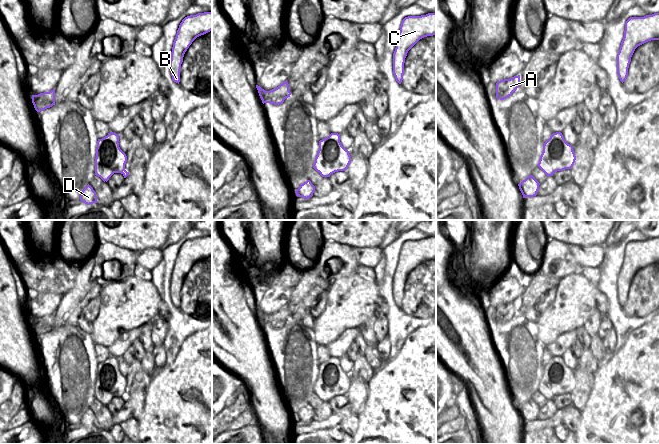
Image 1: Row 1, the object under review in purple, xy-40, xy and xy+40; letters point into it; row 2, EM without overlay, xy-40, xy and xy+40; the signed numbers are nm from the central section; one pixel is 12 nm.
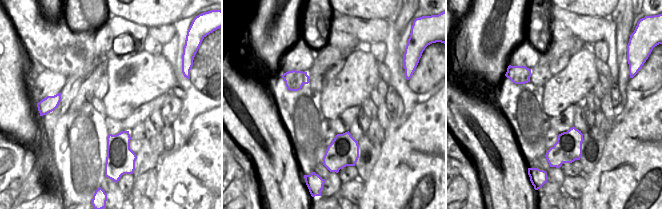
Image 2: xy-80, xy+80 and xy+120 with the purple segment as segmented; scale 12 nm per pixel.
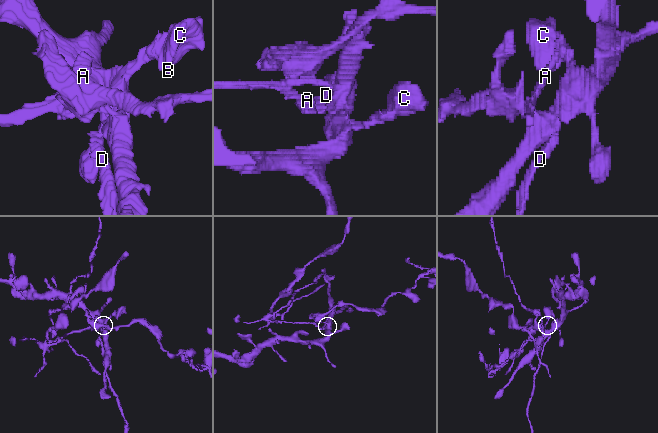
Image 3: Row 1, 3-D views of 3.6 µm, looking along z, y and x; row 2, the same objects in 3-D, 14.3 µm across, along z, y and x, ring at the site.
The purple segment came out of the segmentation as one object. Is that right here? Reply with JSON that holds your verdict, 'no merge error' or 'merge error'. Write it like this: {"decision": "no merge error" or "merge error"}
{"decision": "merge error"}

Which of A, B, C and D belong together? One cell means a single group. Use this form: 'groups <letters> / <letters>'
groups A D / B C

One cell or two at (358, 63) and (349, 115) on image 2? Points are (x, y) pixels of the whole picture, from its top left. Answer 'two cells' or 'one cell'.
two cells

